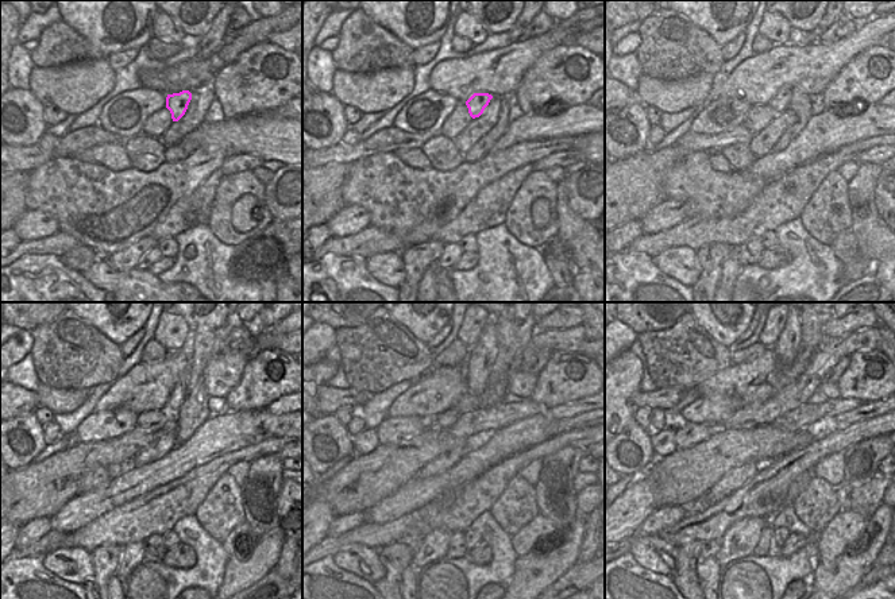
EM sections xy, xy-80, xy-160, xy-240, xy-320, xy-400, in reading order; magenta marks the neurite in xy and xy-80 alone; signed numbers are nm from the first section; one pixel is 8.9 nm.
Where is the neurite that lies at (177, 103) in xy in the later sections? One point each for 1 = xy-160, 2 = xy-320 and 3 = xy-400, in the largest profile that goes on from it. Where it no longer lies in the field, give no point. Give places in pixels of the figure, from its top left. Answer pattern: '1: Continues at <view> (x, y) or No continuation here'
1: Continues at xy-160 (779, 103)
2: Continues at xy-320 (481, 358)
3: Continues at xy-400 (787, 346)

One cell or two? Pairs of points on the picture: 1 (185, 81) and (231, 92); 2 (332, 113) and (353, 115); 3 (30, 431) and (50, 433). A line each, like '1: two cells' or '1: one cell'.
1: two cells
2: two cells
3: two cells

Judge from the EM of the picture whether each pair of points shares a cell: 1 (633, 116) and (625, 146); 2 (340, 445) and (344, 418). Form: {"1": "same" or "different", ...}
{"1": "same", "2": "different"}

